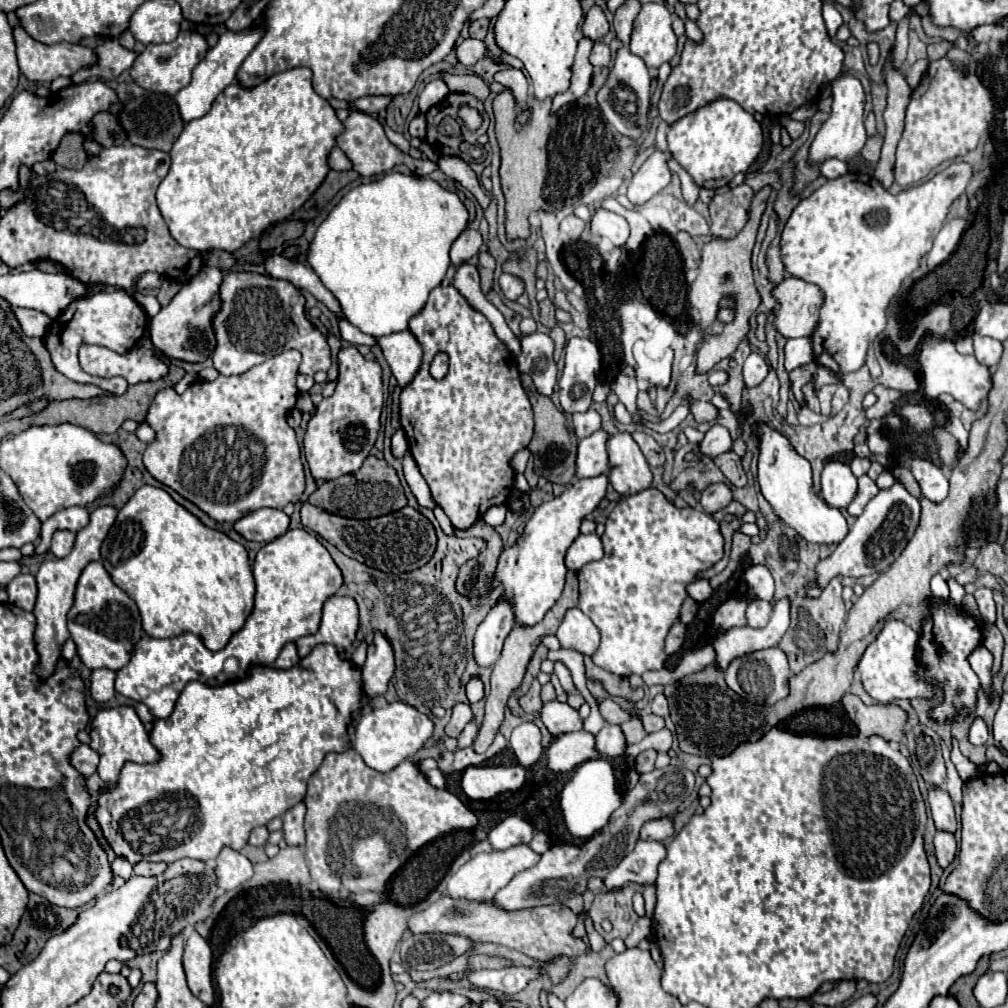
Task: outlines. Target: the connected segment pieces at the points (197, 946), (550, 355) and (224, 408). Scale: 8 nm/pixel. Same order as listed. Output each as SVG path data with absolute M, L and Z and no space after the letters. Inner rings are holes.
M196 930L186 938L184 970L190 992L206 1006L212 1006L216 1000L216 992L212 988L212 950Z
M534 332L522 338L522 356L518 356L518 370L532 376L534 386L540 394L552 394L558 370L554 362L554 342L548 334Z
M284 350L240 376L218 376L214 382L198 380L184 394L176 394L172 386L160 390L146 412L146 422L156 432L154 442L150 442L144 452L148 472L218 522L234 524L258 508L284 508L288 502L296 504L306 488L306 472L300 460L296 432L288 426L286 416L298 398L296 376L300 358L300 352Z

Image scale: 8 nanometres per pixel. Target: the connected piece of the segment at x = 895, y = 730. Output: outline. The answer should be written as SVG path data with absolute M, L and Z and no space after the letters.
M844 694L842 706L850 720L864 736L880 736L888 742L900 742L904 738L906 714L894 704L872 704L866 706L858 696Z

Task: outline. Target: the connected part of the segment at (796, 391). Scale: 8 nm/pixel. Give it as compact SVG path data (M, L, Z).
M811 362L795 368L790 372L790 381L792 385L792 392L796 396L796 400L804 406L804 398L802 398L802 387L807 383L807 377L815 377L817 375L816 363Z

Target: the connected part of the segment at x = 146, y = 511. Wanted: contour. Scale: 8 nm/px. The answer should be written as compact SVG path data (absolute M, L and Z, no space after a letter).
M142 486L120 508L102 544L102 564L112 582L120 586L138 606L142 628L152 638L172 638L184 632L202 636L206 648L220 650L232 632L244 626L254 600L254 576L246 548L226 534L204 526L192 512L180 506L164 488Z

